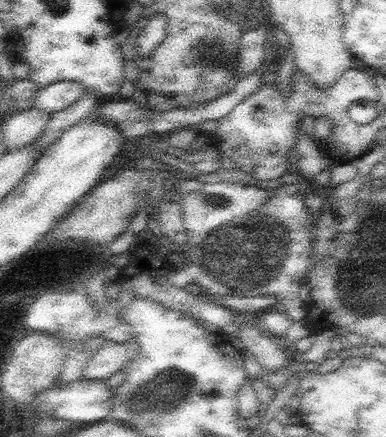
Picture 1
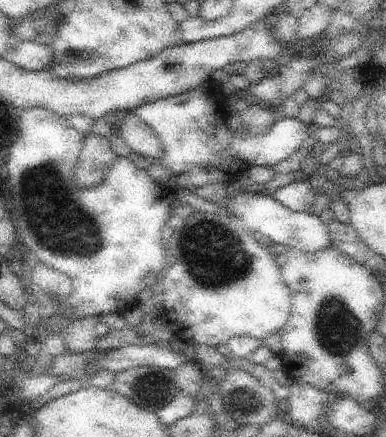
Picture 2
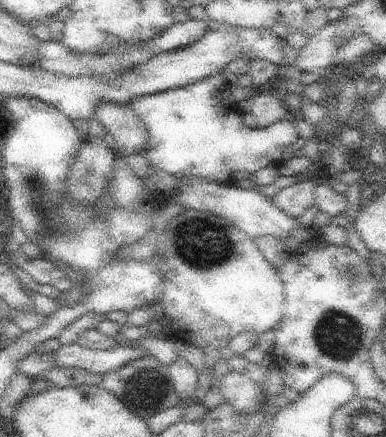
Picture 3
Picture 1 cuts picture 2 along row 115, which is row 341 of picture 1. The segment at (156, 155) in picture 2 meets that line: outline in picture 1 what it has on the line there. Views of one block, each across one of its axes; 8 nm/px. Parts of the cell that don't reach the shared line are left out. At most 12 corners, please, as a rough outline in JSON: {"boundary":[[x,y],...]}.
{"boundary":[[135,340],[105,342],[79,380],[105,382],[137,356]]}

